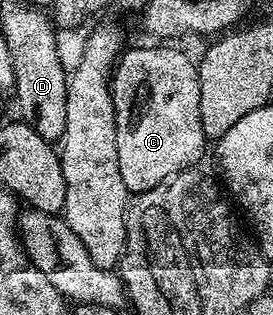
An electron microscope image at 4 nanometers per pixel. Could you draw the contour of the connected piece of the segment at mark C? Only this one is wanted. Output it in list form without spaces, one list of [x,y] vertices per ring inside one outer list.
[[[131,49],[120,56],[111,74],[111,94],[117,127],[117,163],[128,194],[144,193],[182,169],[198,166],[209,138],[201,127],[199,66],[179,49]]]

